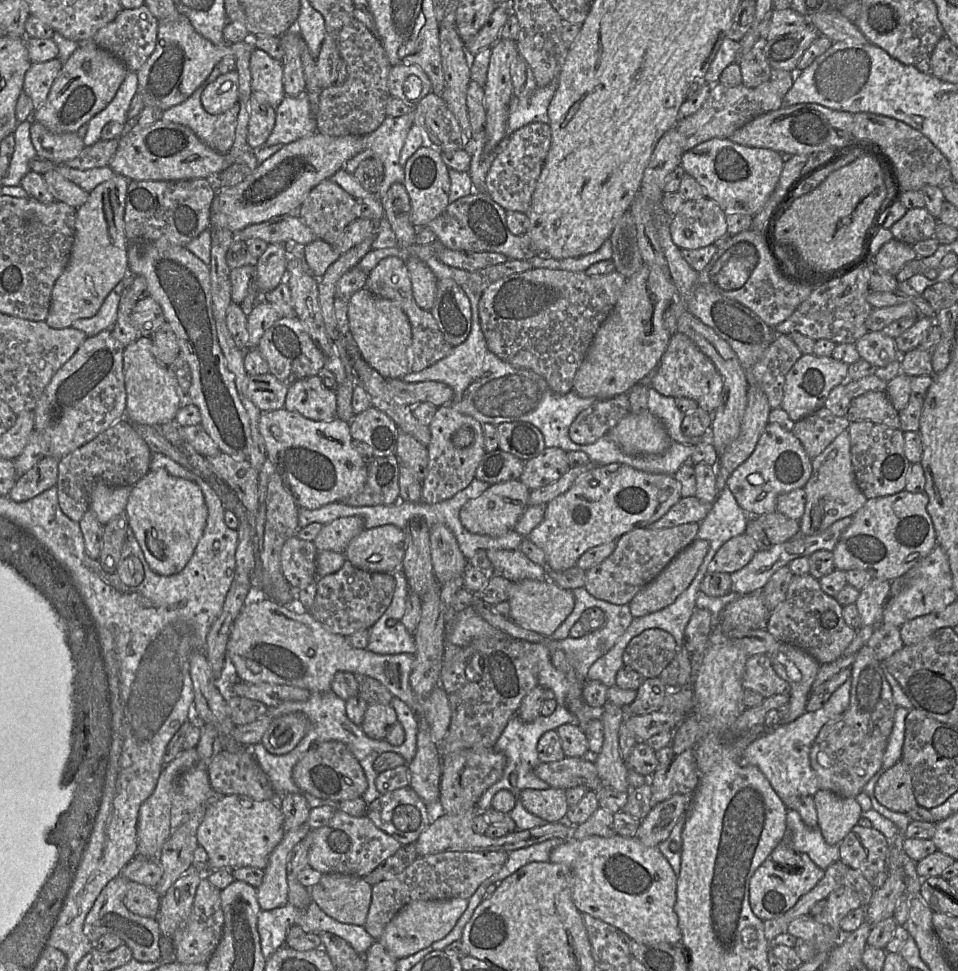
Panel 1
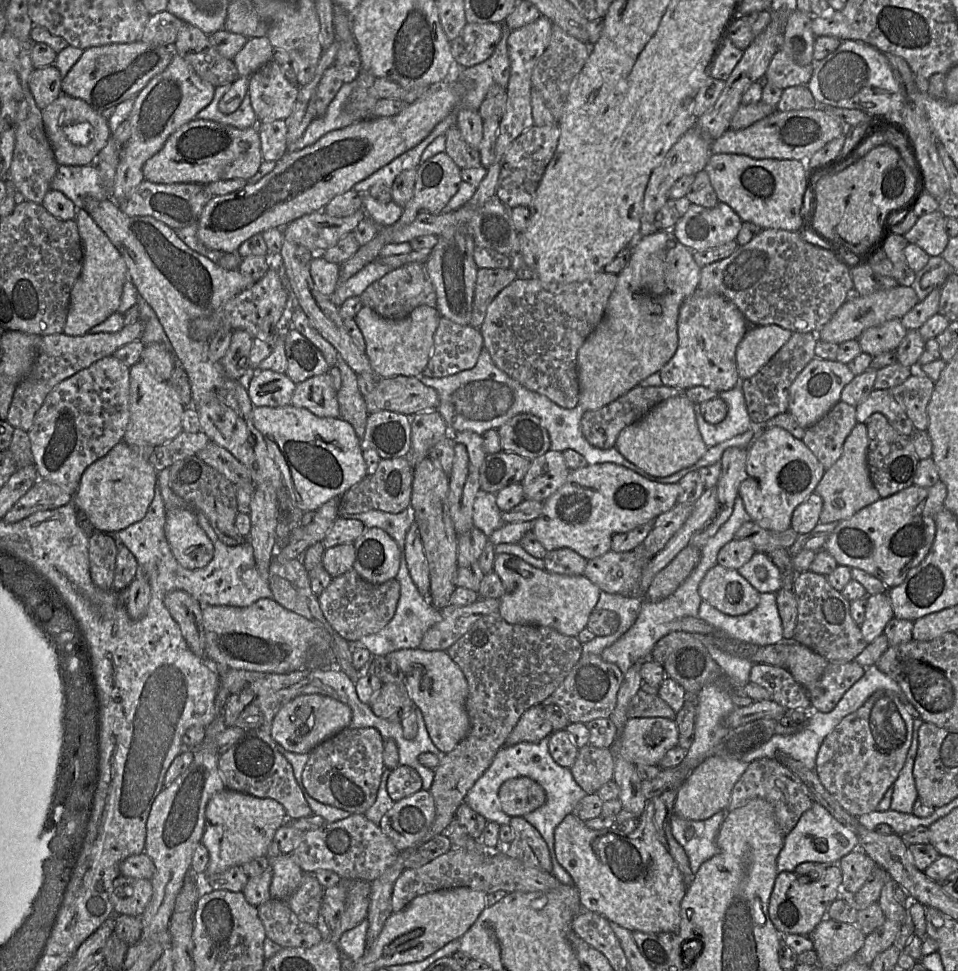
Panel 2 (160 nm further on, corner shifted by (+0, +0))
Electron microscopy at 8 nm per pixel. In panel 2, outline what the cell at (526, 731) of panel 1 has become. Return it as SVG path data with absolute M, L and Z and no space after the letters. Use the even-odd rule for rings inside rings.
M547 736L538 743L522 742L511 746L504 745L497 752L488 769L470 788L463 802L482 815L488 822L496 822L499 826L509 826L511 817L502 811L498 796L501 785L508 779L520 776L531 778L537 782L545 791L546 801L536 810L525 814L523 818L541 834L546 842L552 860L551 874L562 884L573 886L572 877L556 860L554 833L564 817L572 813L574 806L587 793L574 780L570 769L564 768L554 761L549 753L549 739L550 736Z

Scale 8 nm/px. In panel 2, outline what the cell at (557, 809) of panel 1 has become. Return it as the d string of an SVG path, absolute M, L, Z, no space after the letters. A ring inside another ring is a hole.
M647 801L645 810L638 819L640 823L632 833L621 835L615 828L590 829L573 814L568 814L555 829L556 860L572 877L583 910L597 913L610 923L615 923L631 932L678 933L681 922L681 901L686 892L683 875L658 838L652 801Z

